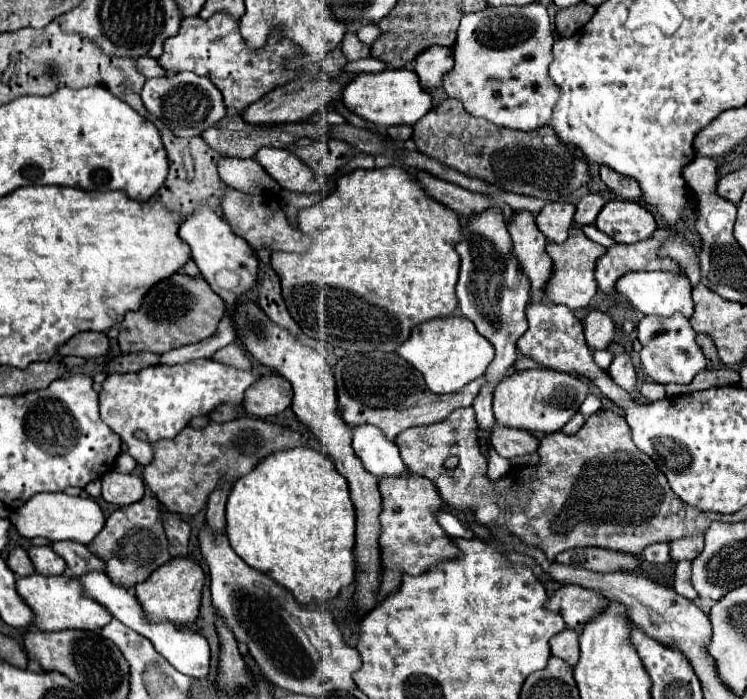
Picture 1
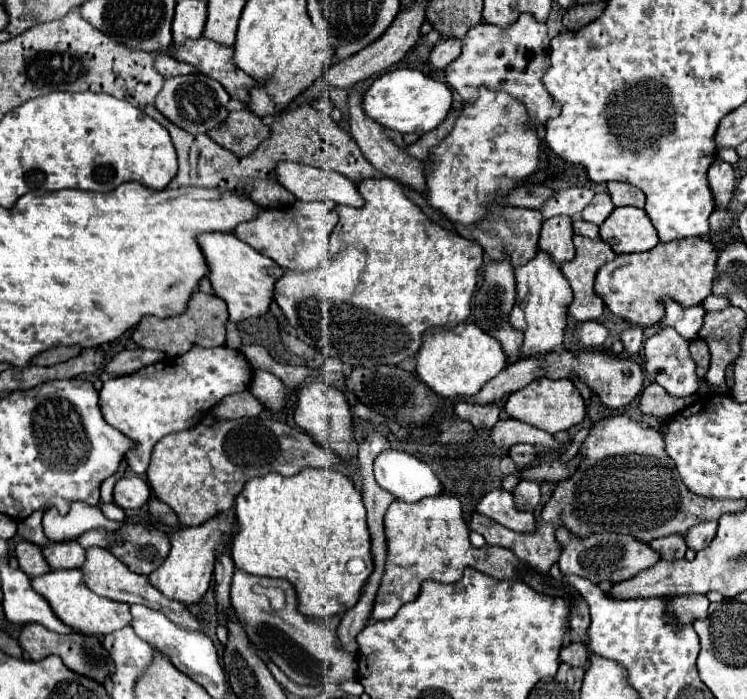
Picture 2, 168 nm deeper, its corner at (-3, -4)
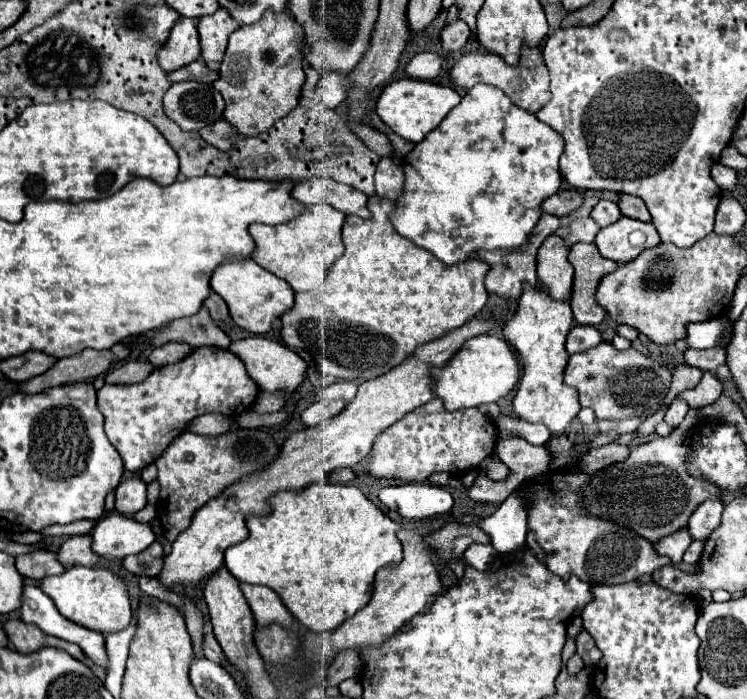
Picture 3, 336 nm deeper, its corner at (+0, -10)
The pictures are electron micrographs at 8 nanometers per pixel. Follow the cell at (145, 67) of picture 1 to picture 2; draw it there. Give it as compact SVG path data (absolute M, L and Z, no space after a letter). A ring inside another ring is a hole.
M157 54L155 58L155 70L163 76L163 78L173 78L173 76L181 76L181 74L191 74L195 72L193 66L185 64L185 62L177 62L173 60L169 54Z

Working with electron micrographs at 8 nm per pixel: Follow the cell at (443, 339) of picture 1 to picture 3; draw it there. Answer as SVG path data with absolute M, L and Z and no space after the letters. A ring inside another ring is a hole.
M482 334L464 342L464 346L450 358L444 368L432 370L436 378L434 394L442 398L444 408L462 410L462 408L476 408L482 404L492 404L504 398L520 380L520 366L516 354L512 352L510 344L498 336Z

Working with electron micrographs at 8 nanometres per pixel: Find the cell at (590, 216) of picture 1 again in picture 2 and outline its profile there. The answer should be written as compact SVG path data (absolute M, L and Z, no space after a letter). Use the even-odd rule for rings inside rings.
M599 192L595 194L595 198L591 200L589 206L585 206L585 210L581 212L583 220L585 222L591 222L591 224L601 224L611 212L613 212L613 202L611 202L611 196L607 192Z

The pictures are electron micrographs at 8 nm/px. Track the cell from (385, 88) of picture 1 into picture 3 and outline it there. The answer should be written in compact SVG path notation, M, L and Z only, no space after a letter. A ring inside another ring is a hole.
M402 78L402 80L388 84L382 90L378 104L376 104L376 112L390 126L392 132L396 132L398 136L416 144L416 142L424 140L428 132L438 128L438 124L446 118L446 114L456 104L460 104L460 100L462 100L460 94L450 86L440 86L440 84L434 84L434 82L426 82L426 80Z

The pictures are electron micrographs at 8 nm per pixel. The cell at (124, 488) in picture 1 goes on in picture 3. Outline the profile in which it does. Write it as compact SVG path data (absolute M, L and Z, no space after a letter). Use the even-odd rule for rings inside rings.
M140 478L122 480L116 488L116 512L132 516L146 506L146 484Z

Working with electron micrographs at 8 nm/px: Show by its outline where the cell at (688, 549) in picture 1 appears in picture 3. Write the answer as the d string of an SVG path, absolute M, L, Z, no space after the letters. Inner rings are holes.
M706 500L706 502L702 502L696 508L696 512L692 512L692 516L688 520L688 530L692 532L692 538L706 542L708 536L720 526L722 510L724 510L722 500Z

